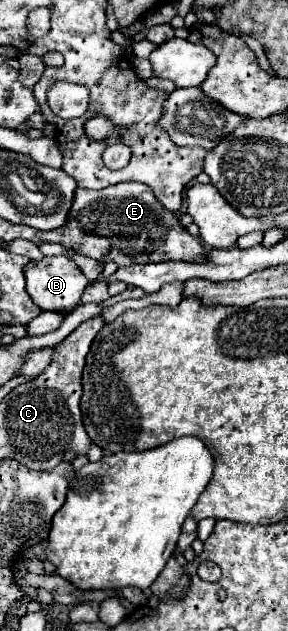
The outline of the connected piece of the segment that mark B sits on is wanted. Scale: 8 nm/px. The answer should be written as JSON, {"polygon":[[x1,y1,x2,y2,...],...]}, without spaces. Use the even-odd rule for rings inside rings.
{"polygon":[[44,257,42,261,30,261,26,265,26,291,40,311,74,311,80,305,80,295,90,283,84,273,68,257]]}

